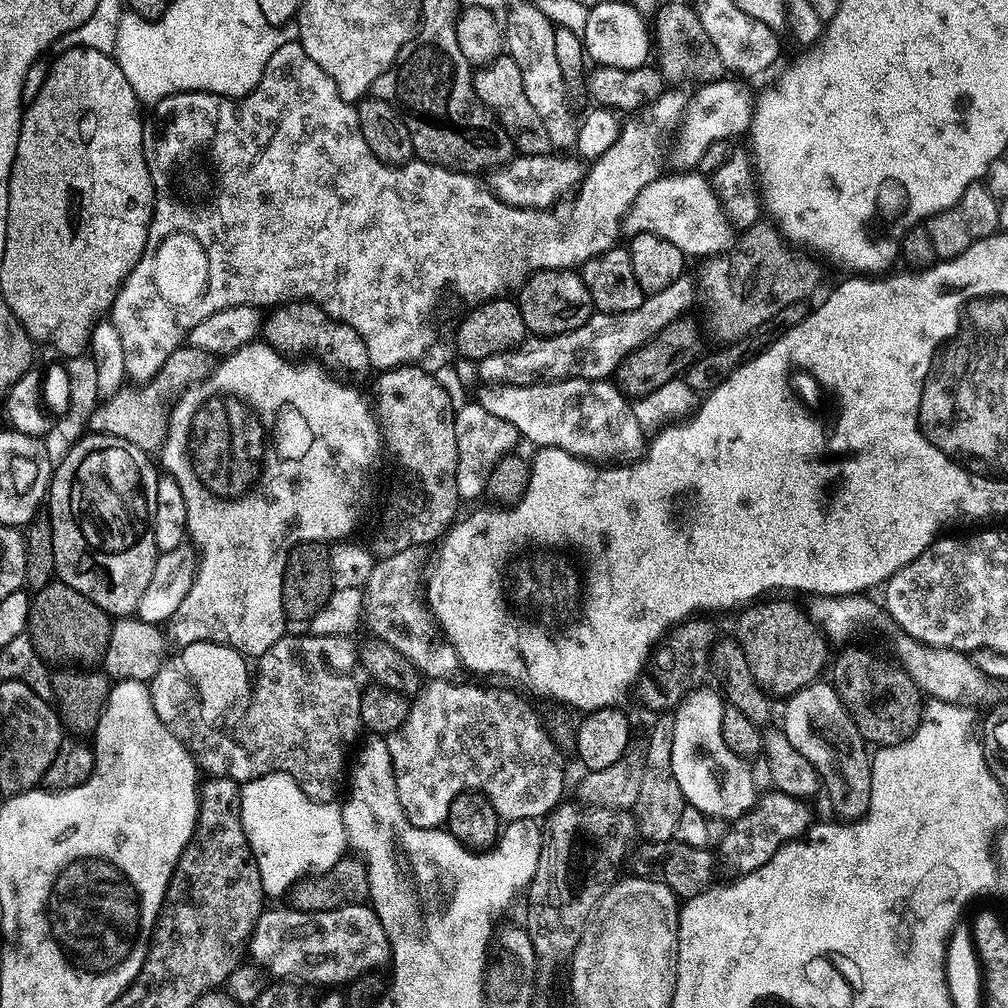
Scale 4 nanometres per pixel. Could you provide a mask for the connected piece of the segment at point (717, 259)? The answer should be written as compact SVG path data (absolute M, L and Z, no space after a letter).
M757 222L741 236L744 237L740 240L740 248L744 252L719 252L701 263L704 265L700 268L700 280L698 276L698 300L704 303L704 308L708 311L708 328L712 331L713 338L720 340L716 342L736 342L732 340L740 340L743 336L750 335L771 316L779 317L786 310L786 306L807 301L808 295L820 284L820 268L816 265L819 263L809 255L800 255L793 251L771 223Z

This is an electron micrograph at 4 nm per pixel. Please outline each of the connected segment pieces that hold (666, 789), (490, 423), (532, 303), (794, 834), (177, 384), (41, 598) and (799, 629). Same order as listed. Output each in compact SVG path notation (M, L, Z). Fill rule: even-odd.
M660 714L656 725L652 728L652 737L648 740L648 753L642 756L643 770L642 790L638 790L638 802L634 809L636 831L645 836L652 844L664 844L671 841L672 836L680 828L680 819L684 816L686 801L678 782L674 778L674 770L670 762L670 750L674 742L674 715Z
M478 402L456 408L454 434L458 438L458 494L461 501L476 500L486 493L486 482L498 461L513 451L518 433L509 420L495 417Z
M546 268L531 273L532 277L520 288L518 303L529 333L536 336L557 336L578 330L594 315L590 290L583 275L570 268Z
M768 790L761 795L748 812L737 820L731 821L728 833L720 840L718 860L735 874L758 870L784 844L799 841L809 831L813 823L812 812L799 796L787 796L784 792Z
M182 346L162 362L162 370L143 386L125 386L114 398L96 405L88 423L92 432L104 432L107 436L122 438L149 454L159 453L168 434L170 409L186 389L192 388L211 374L214 357L206 350Z
M51 582L44 588L34 592L28 605L28 627L26 635L32 639L34 650L49 666L67 666L72 670L92 670L97 666L103 665L106 646L110 646L110 630L114 623L113 617L107 612L103 612L98 605L90 602L78 590L74 590L63 582Z
M764 598L749 603L741 612L744 613L736 620L734 637L745 652L750 674L760 690L772 698L789 698L821 679L820 671L823 668L825 671L830 660L830 646L824 633L801 605L800 608L796 604L789 608L776 608L772 598Z

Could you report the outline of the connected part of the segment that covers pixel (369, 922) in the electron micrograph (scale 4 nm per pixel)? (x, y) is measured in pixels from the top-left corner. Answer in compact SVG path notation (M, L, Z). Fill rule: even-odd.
M367 903L344 904L329 912L300 912L284 906L269 907L258 918L250 941L250 956L264 964L272 964L280 978L344 986L388 964L392 959L392 947L378 914Z

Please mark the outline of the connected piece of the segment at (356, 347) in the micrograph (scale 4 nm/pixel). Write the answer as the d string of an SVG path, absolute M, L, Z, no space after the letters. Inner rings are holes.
M285 302L263 321L262 336L269 346L289 358L311 358L320 368L327 370L343 382L360 382L373 371L370 354L366 354L366 342L350 326L338 322L316 304Z

